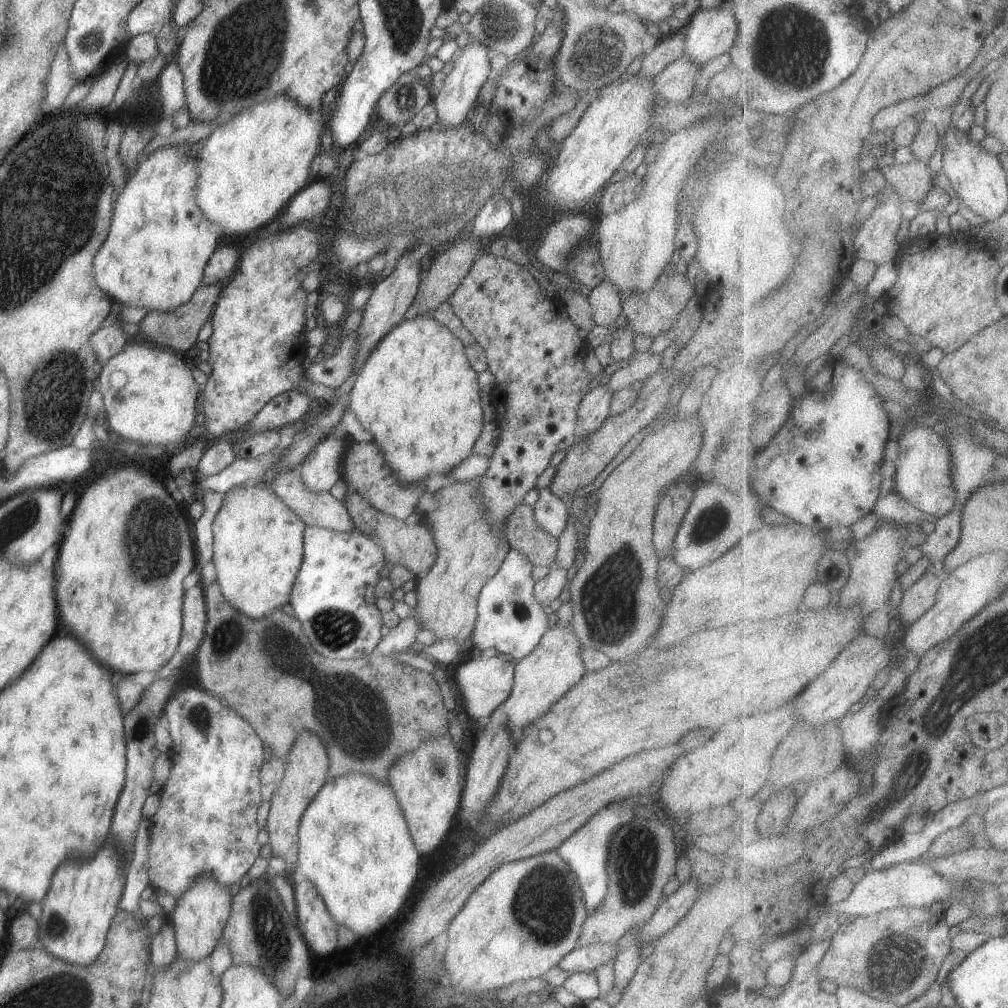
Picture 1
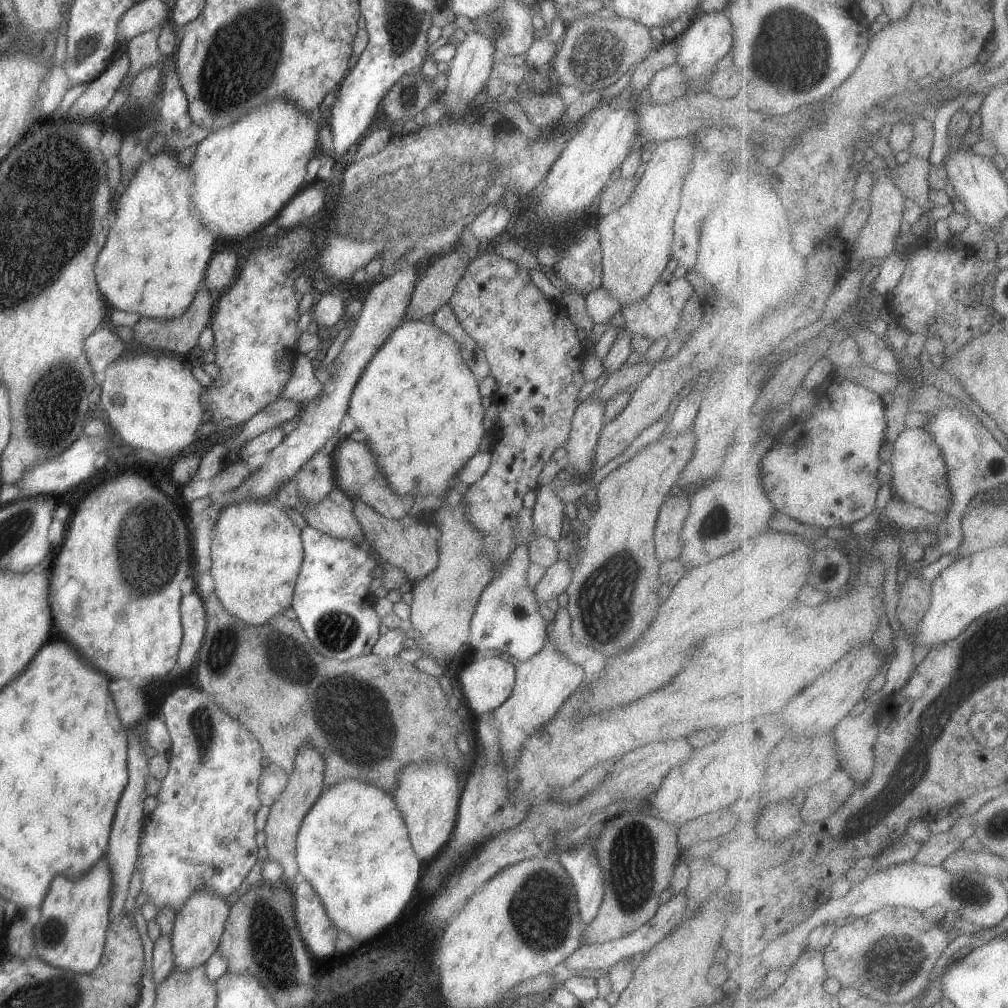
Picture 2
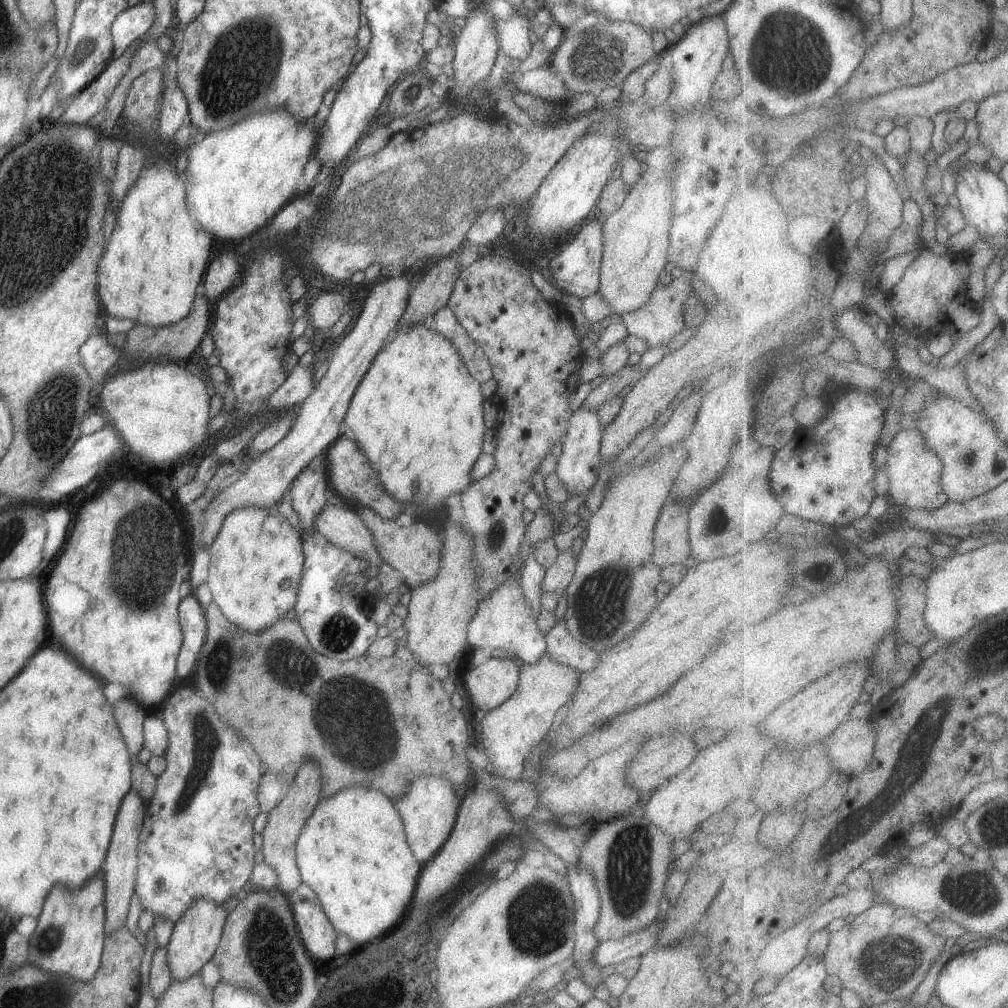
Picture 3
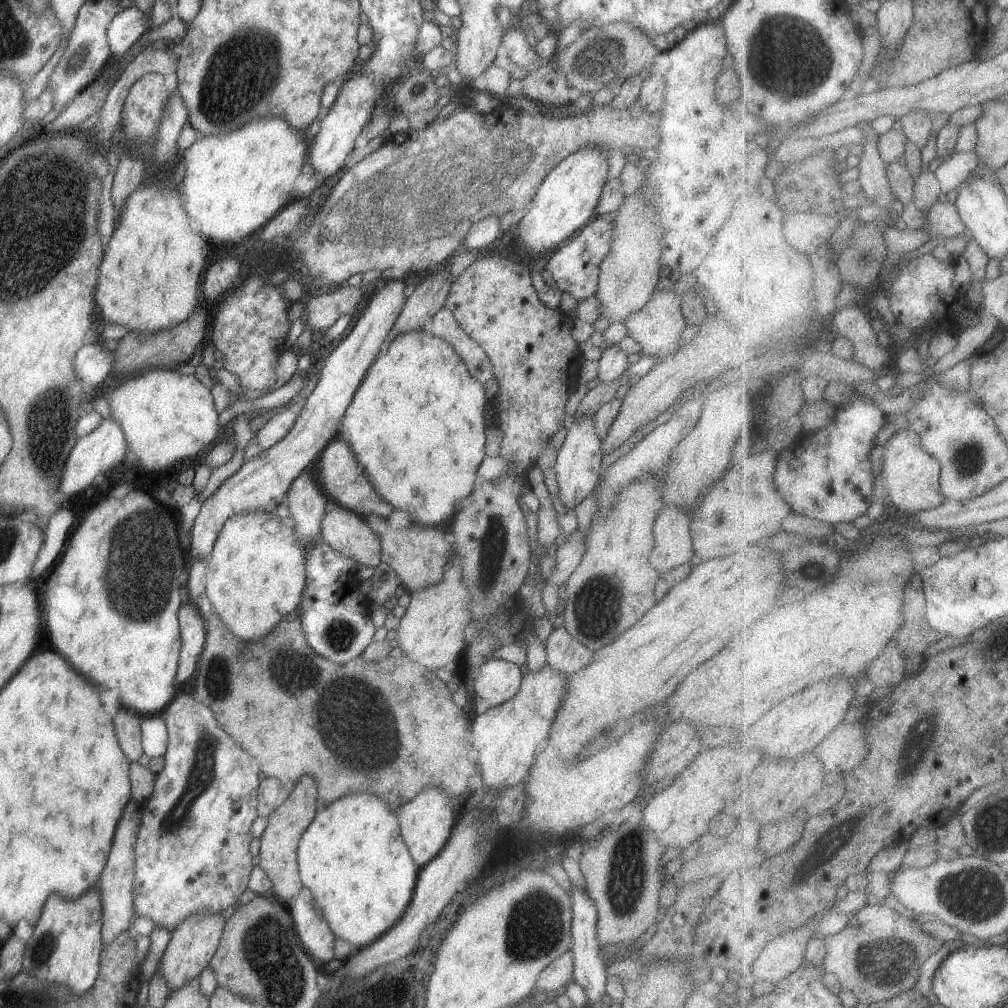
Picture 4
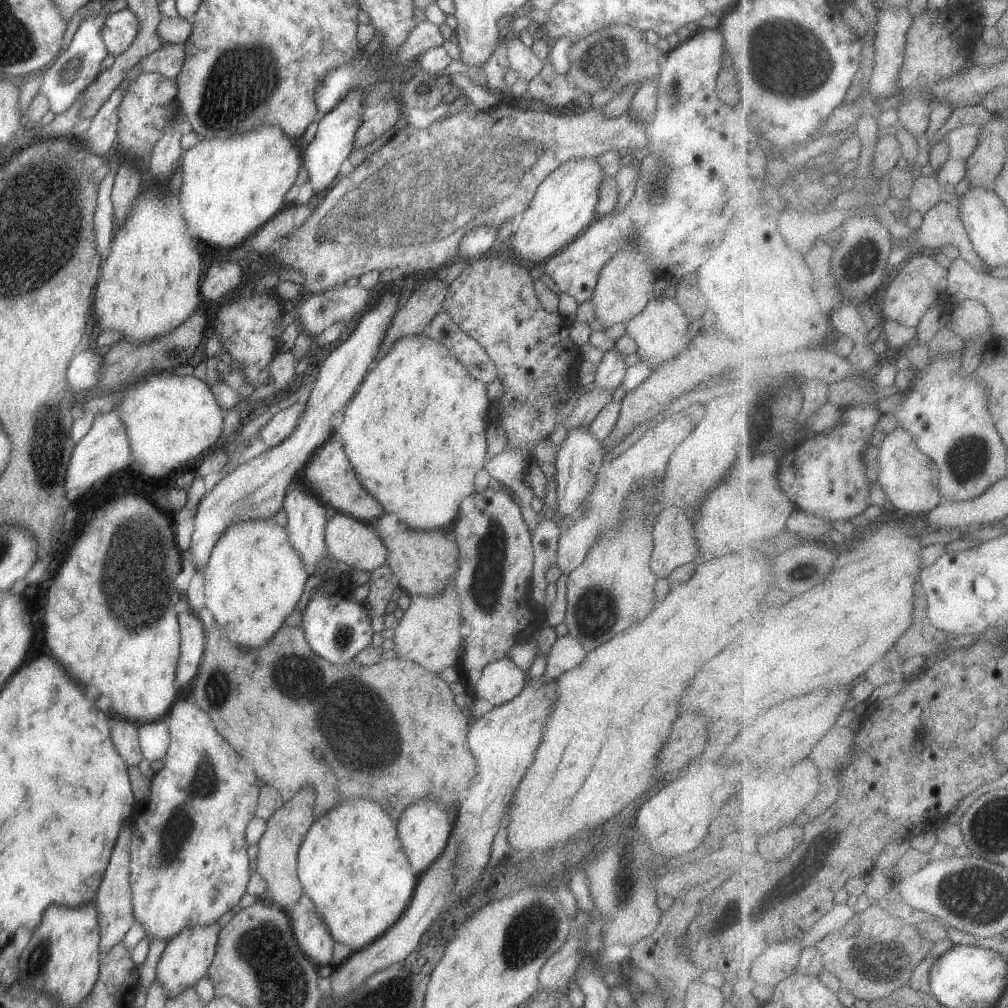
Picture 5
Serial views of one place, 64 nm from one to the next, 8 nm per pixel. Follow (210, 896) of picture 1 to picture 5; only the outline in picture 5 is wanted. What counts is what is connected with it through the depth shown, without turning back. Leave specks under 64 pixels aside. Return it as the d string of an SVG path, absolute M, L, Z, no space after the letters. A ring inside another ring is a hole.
M217 922L208 924L208 926L188 926L186 930L182 930L180 934L176 934L167 942L156 967L156 978L160 986L164 986L168 999L176 998L186 988L195 986L200 978L206 976L214 960L219 932L220 926Z

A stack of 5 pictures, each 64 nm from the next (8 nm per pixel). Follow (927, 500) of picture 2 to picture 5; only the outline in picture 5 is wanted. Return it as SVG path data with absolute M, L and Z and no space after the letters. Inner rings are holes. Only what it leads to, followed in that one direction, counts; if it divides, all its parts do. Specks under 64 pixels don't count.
M896 428L888 432L880 450L881 486L889 500L896 506L898 517L911 514L930 513L944 503L944 494L940 493L940 466L920 450L914 434L908 430Z

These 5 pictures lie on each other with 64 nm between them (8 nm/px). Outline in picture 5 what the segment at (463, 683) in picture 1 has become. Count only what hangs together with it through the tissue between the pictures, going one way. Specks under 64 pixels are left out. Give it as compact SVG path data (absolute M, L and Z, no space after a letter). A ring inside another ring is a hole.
M508 657L490 662L476 678L476 696L488 700L492 706L500 706L520 694L528 673L520 670Z

